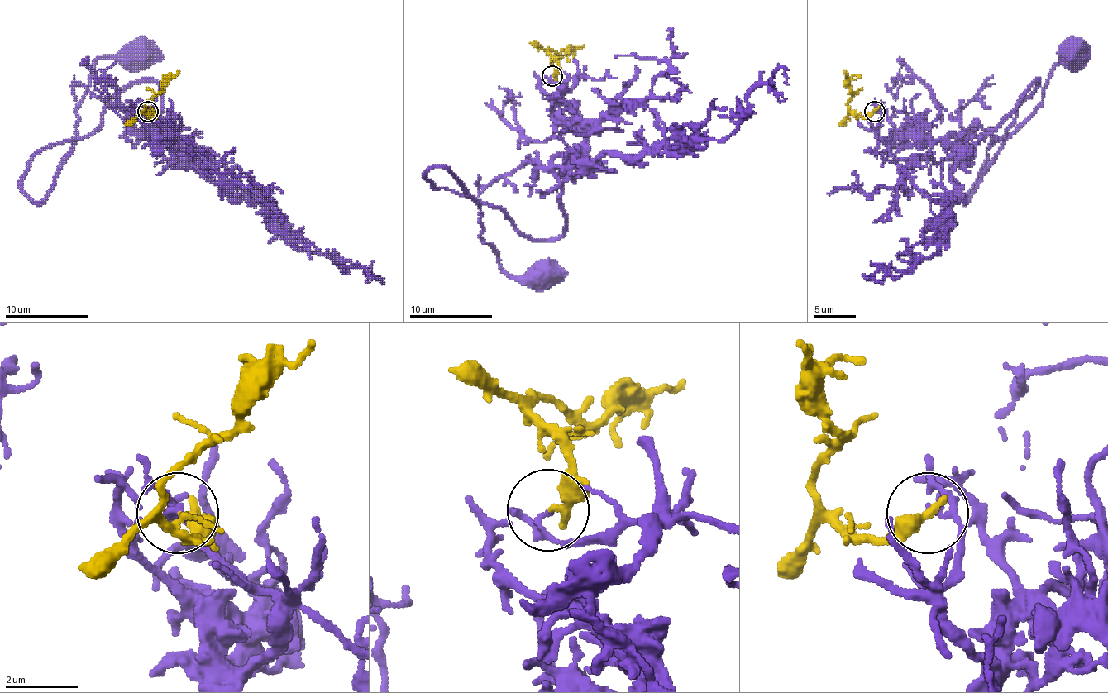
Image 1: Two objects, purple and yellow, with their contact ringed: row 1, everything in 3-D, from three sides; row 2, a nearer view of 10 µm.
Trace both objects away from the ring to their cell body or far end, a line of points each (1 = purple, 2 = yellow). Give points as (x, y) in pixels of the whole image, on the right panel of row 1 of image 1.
1: (875, 111), (908, 133), (974, 145), (1038, 82), (1007, 137), (1071, 53)
2: (875, 111), (860, 117), (852, 111), (847, 104), (854, 92), (843, 71)

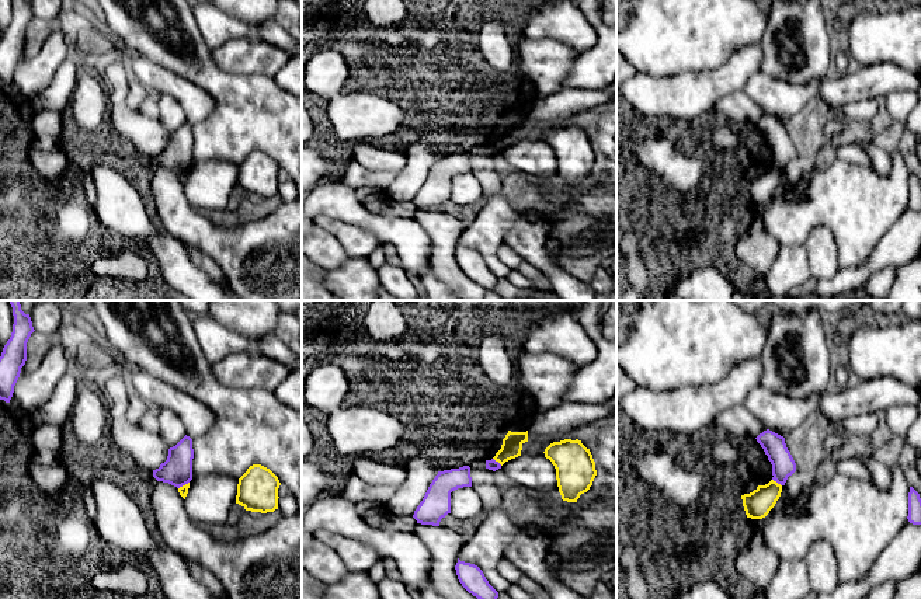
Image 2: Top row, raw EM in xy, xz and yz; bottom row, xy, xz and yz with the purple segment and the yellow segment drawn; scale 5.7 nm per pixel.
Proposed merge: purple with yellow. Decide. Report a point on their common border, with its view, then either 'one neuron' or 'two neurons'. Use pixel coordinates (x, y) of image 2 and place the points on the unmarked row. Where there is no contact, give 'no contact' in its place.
contact yz (777, 167); two neurons

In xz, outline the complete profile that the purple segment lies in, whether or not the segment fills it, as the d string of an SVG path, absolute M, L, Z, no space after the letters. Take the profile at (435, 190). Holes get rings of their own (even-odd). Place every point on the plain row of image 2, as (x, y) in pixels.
M469 152L438 157L413 203L421 210L439 212L451 199L451 178L463 173L472 173Z

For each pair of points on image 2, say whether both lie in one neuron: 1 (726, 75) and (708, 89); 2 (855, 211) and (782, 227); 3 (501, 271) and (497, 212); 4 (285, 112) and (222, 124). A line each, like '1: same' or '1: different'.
1: same
2: same
3: same
4: same

